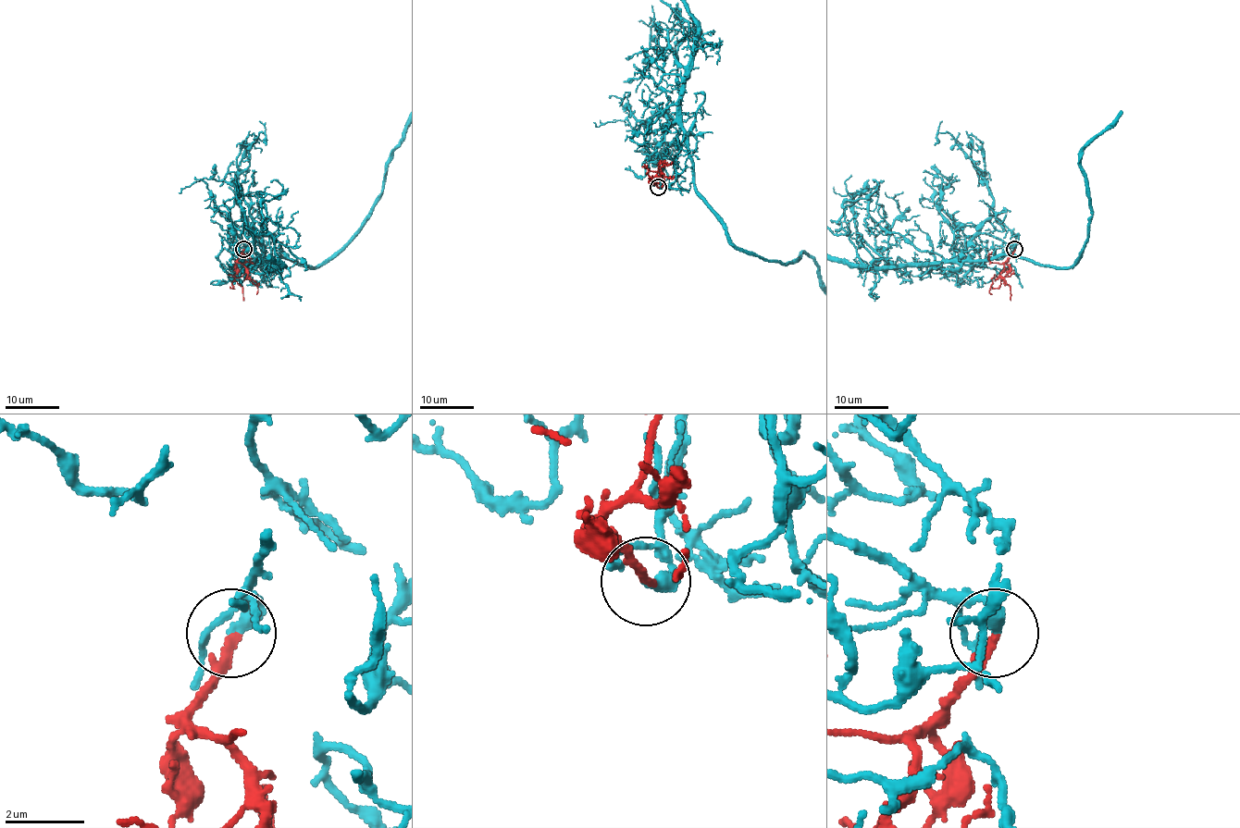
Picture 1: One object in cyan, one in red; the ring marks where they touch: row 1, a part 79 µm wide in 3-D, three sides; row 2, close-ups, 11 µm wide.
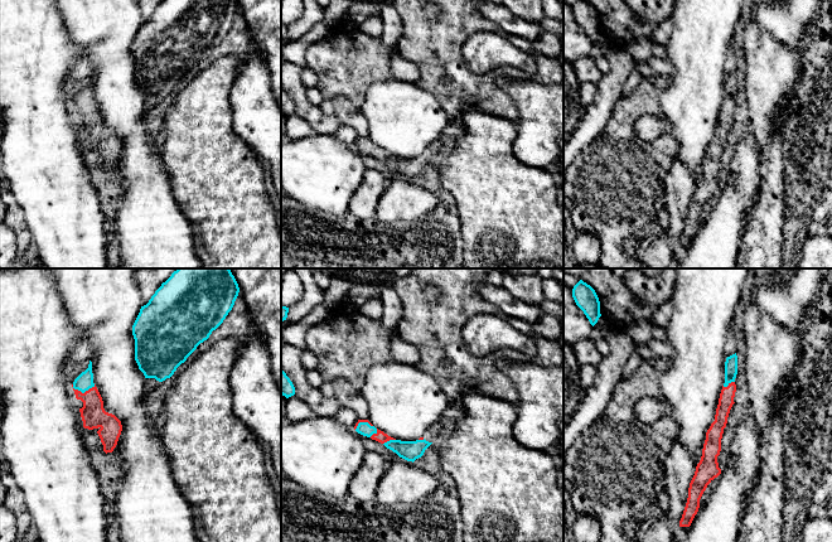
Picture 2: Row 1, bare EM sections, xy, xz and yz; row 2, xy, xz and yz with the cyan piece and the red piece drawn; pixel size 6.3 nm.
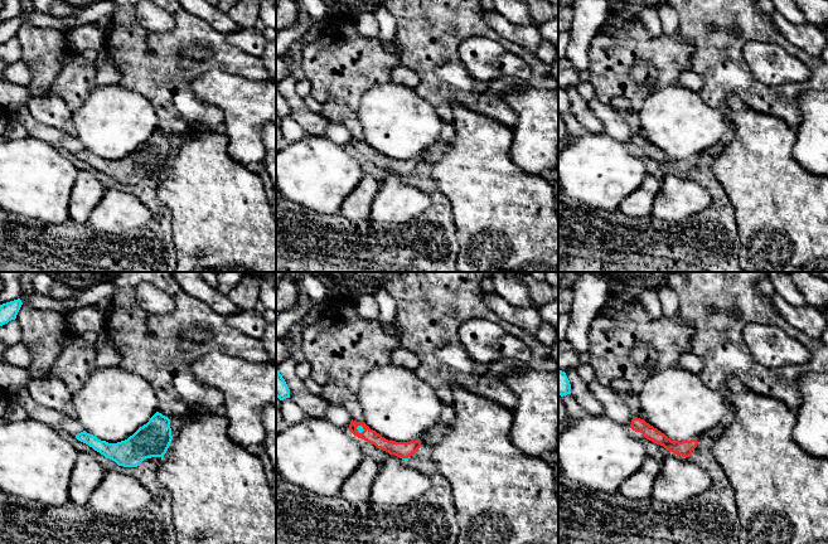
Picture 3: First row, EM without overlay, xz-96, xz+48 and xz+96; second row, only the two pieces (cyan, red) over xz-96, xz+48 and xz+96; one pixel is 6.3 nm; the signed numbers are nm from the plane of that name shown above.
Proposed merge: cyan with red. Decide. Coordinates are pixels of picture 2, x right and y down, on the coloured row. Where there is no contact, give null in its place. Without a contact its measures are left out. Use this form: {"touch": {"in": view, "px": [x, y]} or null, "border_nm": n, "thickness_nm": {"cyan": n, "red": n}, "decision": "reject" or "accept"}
{"touch": {"in": "xy", "px": [83, 392]}, "border_nm": 150, "thickness_nm": {"cyan": 110, "red": 160}, "decision": "accept"}

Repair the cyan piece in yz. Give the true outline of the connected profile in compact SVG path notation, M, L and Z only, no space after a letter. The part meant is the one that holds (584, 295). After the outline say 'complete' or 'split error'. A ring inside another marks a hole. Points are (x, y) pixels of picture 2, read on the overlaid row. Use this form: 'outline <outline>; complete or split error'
outline M580 280L572 289L572 297L576 305L584 311L590 324L594 326L600 314L600 301L595 290Z; complete

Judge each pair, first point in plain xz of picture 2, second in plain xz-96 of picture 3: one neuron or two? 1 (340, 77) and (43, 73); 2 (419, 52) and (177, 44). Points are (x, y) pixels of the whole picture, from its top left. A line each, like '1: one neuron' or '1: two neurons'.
1: two neurons
2: one neuron

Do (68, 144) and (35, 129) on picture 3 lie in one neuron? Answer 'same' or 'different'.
same

